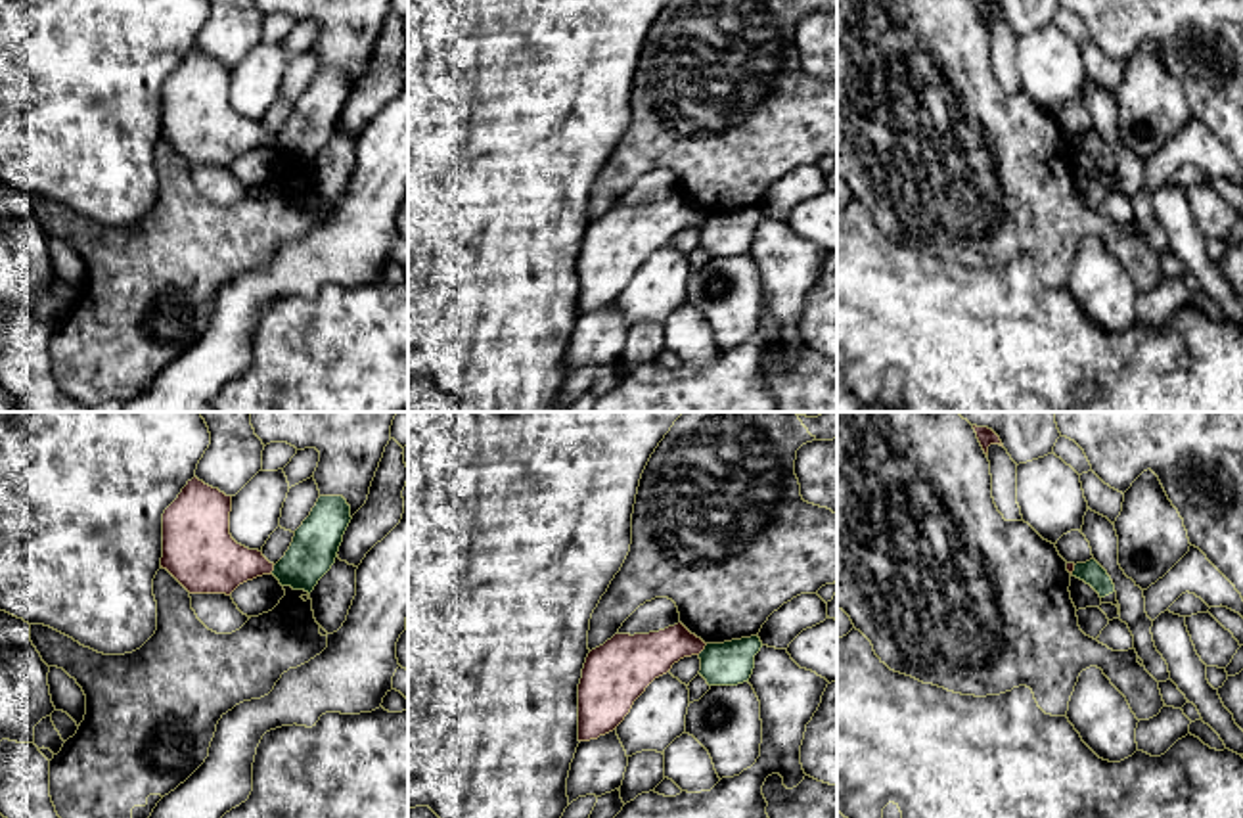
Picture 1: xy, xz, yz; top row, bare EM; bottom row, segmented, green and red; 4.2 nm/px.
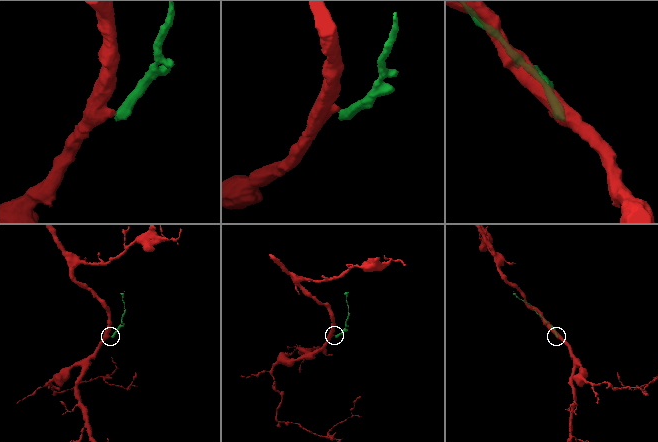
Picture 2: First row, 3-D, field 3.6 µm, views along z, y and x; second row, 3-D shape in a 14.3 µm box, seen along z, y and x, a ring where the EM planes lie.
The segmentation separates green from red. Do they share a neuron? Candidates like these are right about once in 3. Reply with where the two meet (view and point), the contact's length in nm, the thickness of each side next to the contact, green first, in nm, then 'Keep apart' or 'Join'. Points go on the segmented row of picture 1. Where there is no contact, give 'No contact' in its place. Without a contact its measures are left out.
Touches green at xz (703, 650). Shared border 60 nm. Thickness 190 nm (green) against 190 nm. Keep apart

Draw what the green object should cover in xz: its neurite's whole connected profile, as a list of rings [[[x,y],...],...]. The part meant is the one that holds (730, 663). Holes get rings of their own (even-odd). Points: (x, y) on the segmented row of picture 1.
[[[758,636],[724,644],[707,644],[699,653],[699,674],[709,686],[737,686],[749,682],[755,669],[755,655],[760,648],[762,642]]]

